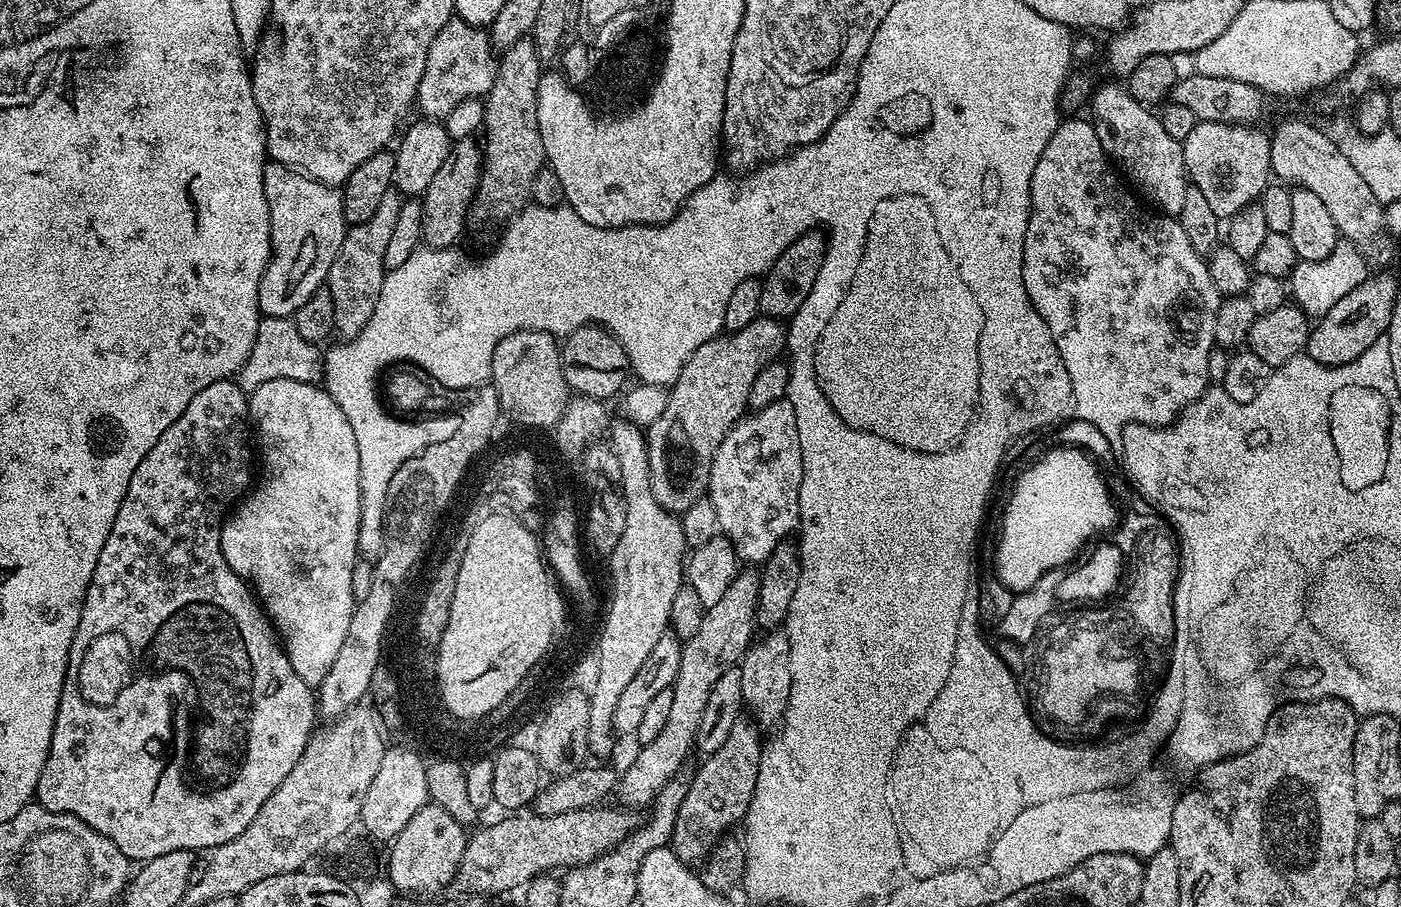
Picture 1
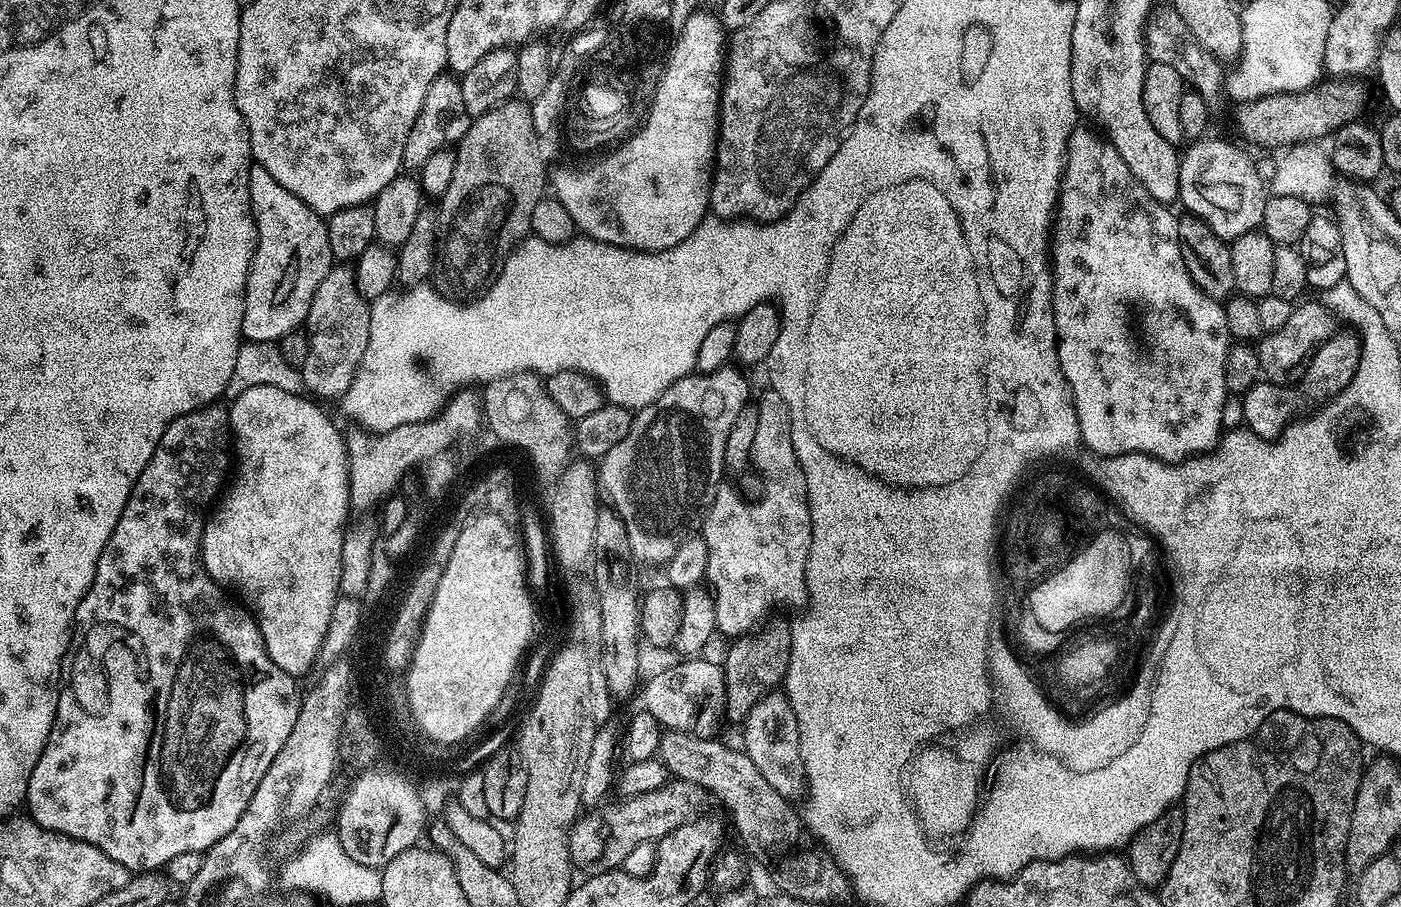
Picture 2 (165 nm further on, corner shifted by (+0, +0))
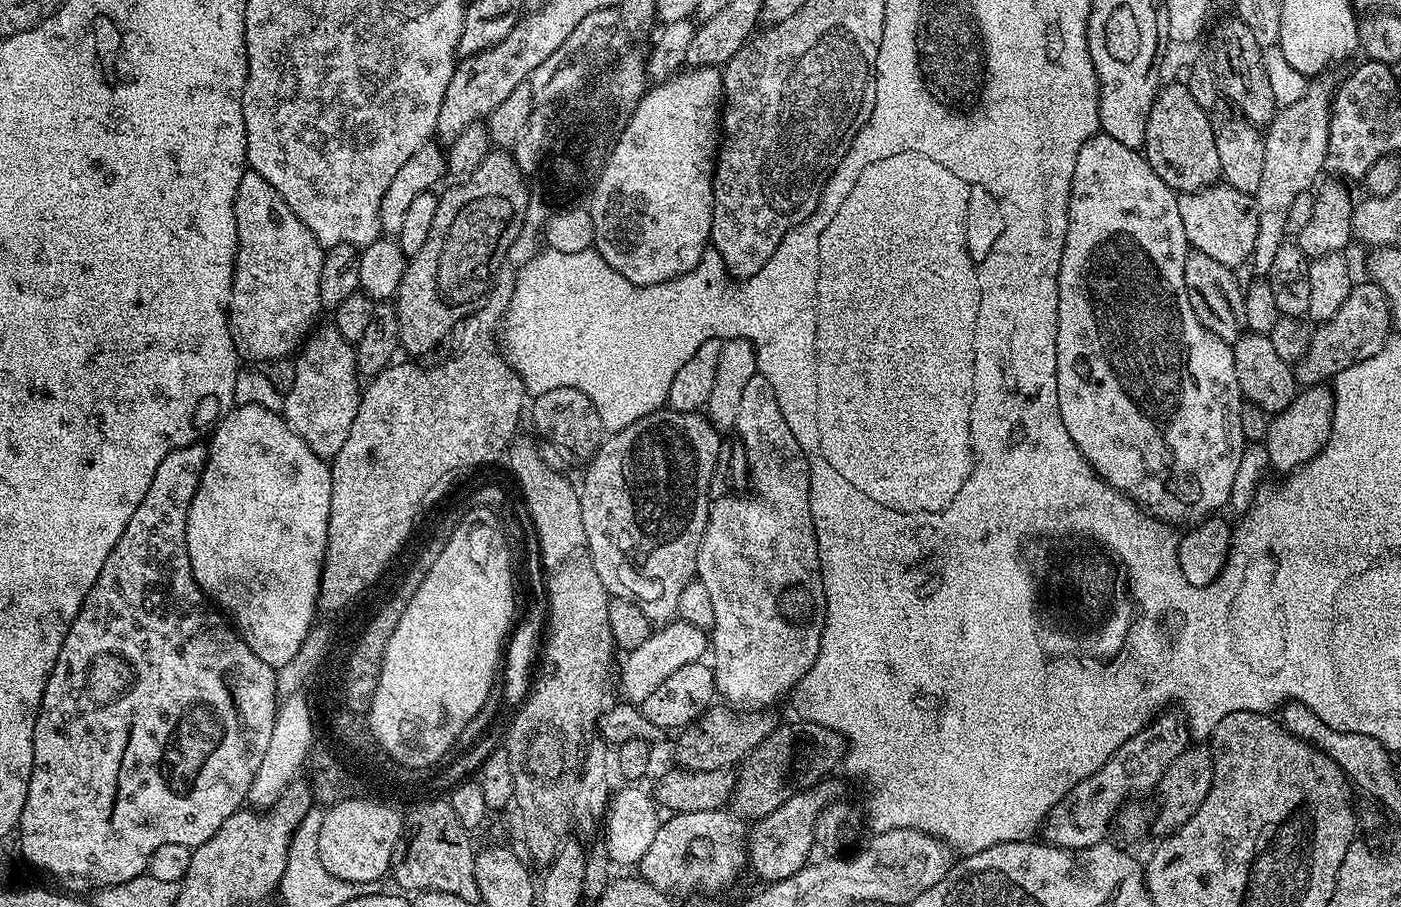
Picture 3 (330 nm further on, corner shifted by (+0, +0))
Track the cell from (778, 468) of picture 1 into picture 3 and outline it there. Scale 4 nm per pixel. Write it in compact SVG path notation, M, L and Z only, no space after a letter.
M757 374L746 382L742 403L738 409L738 422L734 429L735 435L742 442L748 459L748 474L750 484L756 487L760 500L736 500L725 498L712 500L708 509L708 525L702 534L702 542L698 550L696 575L710 593L710 606L714 606L714 622L710 629L710 667L716 674L716 690L721 697L725 696L727 703L739 706L744 710L764 710L779 698L780 695L791 693L796 683L814 666L814 658L818 658L818 650L822 642L824 615L826 614L826 598L820 577L820 559L818 558L818 542L814 522L810 514L810 474L808 473L808 455L798 446L798 438L794 438L794 430L786 426L786 418L782 418L782 409L778 407L778 398L774 398L774 386L766 382L766 378Z

